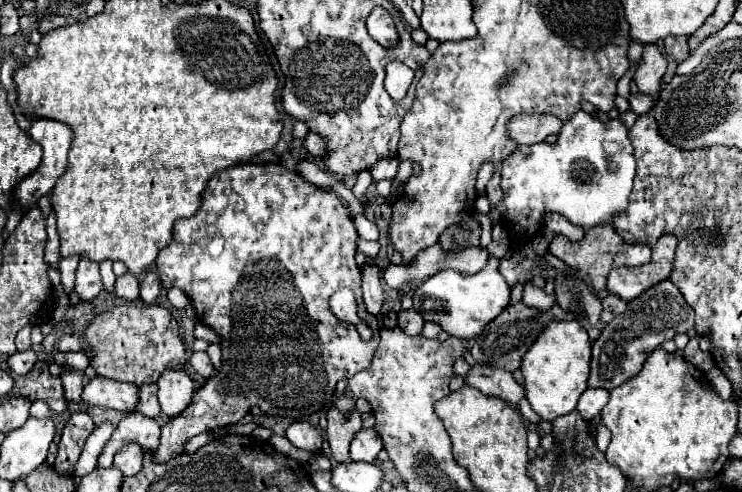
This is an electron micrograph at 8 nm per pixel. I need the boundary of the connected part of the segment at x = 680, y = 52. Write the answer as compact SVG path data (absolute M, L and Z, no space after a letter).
M669 36L669 38L665 38L663 40L663 46L665 46L665 54L669 56L669 58L673 58L677 64L681 64L683 60L687 60L689 58L689 54L691 54L691 50L689 50L689 36L681 36L681 38L673 38L673 36Z

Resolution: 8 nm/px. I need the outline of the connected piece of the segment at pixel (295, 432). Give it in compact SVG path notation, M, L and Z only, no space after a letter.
M293 422L285 436L289 438L289 442L301 450L307 450L307 452L317 452L321 450L321 444L323 444L323 436L321 432L309 424L309 422Z

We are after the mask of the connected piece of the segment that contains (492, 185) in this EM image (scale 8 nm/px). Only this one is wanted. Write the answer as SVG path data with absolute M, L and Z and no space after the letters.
M495 172L493 174L493 178L489 180L489 184L487 184L487 198L489 198L489 202L491 202L491 206L497 206L501 200L503 200L503 190L501 190L501 186L499 186L499 172Z

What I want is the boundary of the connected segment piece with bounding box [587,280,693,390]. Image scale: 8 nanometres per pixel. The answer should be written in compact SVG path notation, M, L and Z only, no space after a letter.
M663 280L641 294L637 300L627 304L627 310L613 318L593 342L589 388L611 390L633 376L645 362L647 354L653 352L661 342L671 340L677 332L693 328L693 308L685 302L679 288L671 280Z

